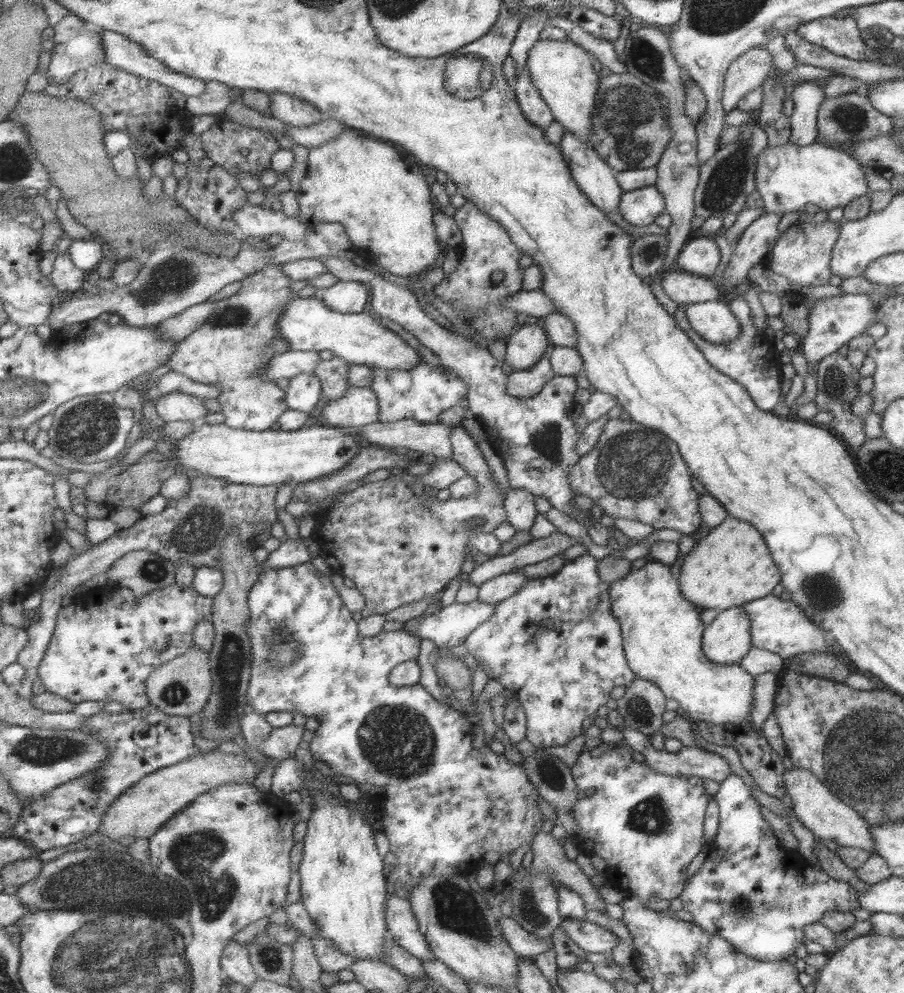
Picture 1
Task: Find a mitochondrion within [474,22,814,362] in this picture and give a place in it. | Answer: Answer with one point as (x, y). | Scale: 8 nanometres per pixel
(624, 113)

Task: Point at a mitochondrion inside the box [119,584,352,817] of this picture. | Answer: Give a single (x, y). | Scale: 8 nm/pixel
(231, 661)

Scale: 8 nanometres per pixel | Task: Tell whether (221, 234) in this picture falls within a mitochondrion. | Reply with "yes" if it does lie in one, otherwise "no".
no

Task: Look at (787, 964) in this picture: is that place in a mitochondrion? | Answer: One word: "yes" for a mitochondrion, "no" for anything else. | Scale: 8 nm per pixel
no

